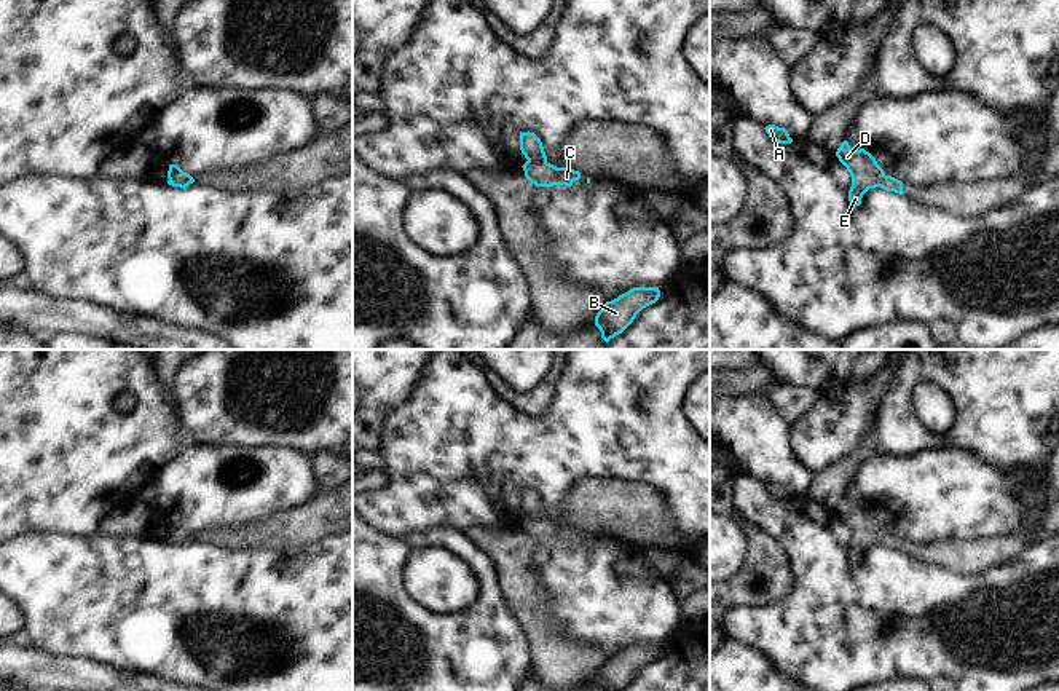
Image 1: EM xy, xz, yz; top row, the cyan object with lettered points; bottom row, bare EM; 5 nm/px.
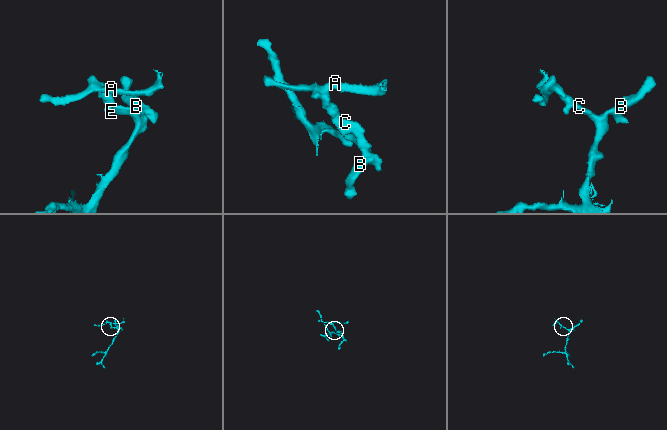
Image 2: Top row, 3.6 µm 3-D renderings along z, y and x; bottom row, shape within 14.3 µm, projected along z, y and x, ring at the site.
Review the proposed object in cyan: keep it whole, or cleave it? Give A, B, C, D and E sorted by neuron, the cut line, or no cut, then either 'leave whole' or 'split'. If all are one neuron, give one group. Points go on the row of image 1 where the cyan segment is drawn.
A B C D E | no cut | leave whole

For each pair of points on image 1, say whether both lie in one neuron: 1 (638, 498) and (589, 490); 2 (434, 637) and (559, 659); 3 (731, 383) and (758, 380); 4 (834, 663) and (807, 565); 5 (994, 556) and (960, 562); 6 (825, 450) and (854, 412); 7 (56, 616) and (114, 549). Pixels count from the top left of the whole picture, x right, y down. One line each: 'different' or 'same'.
1: same
2: different
3: same
4: same
5: same
6: same
7: same

